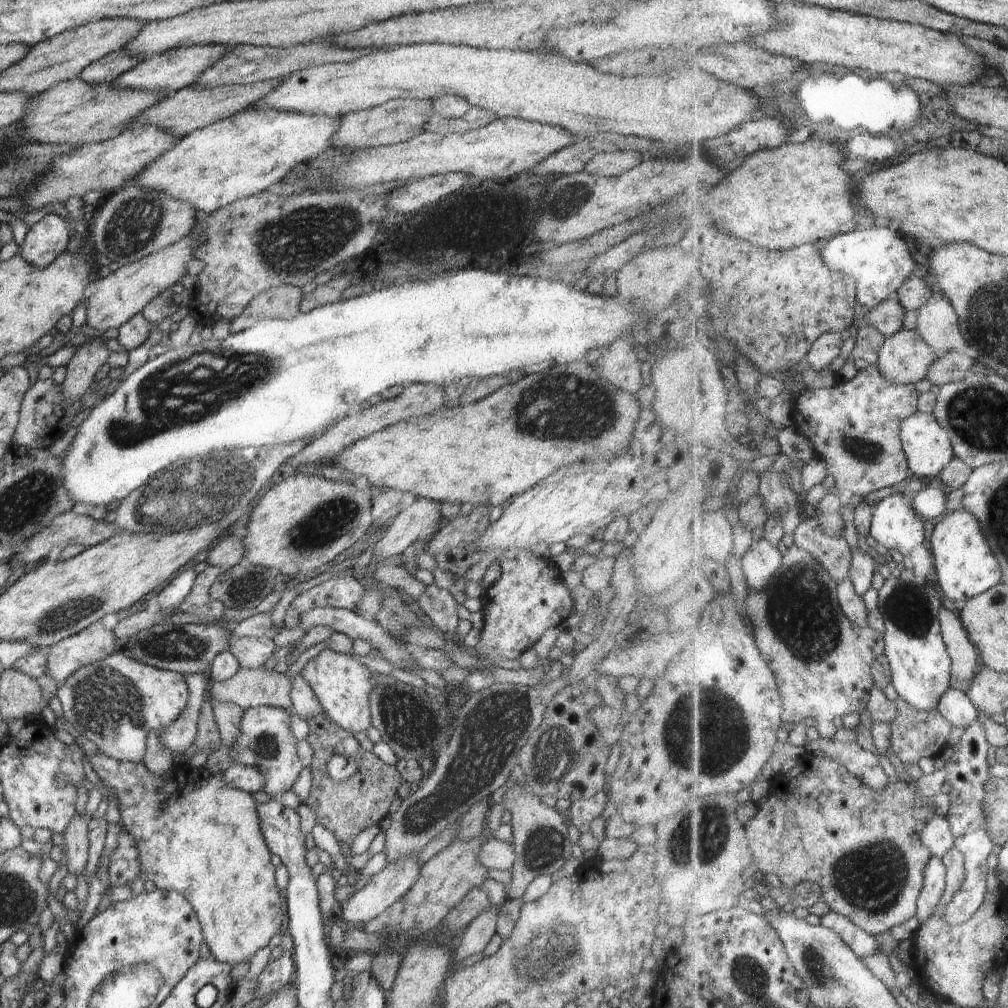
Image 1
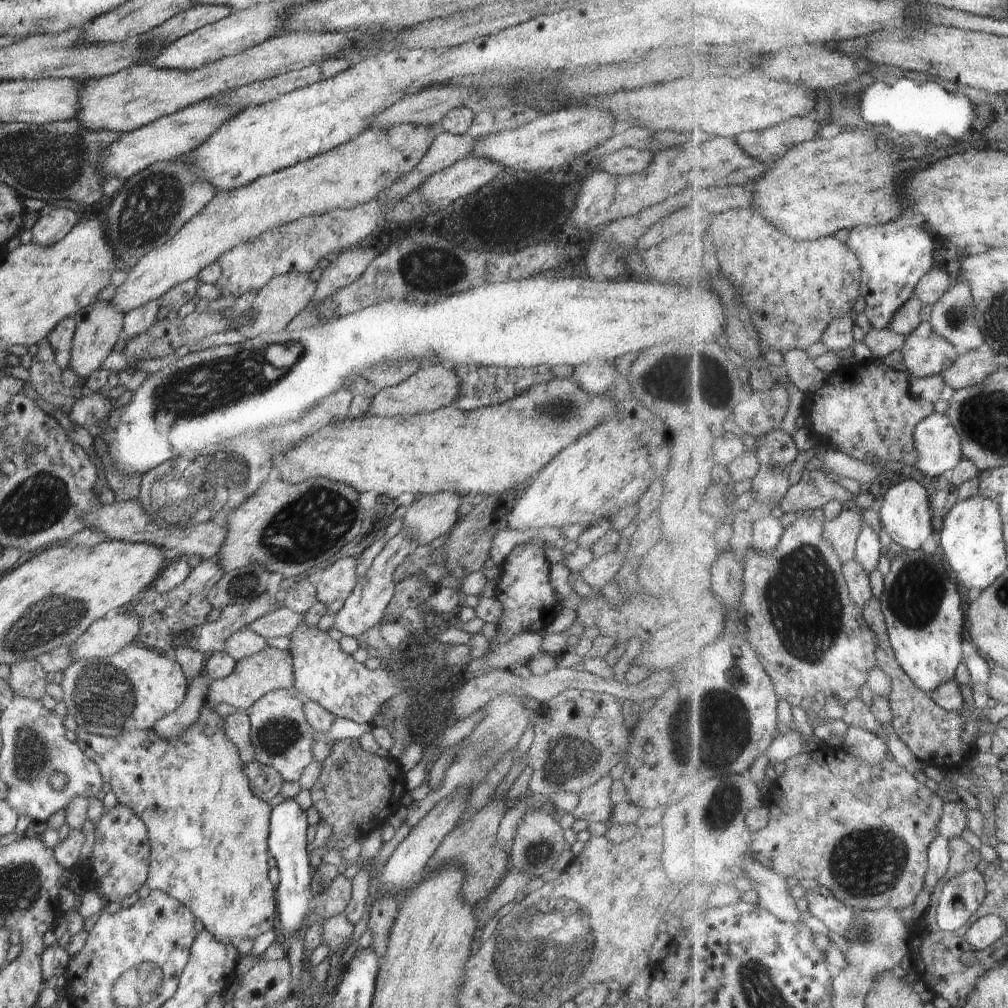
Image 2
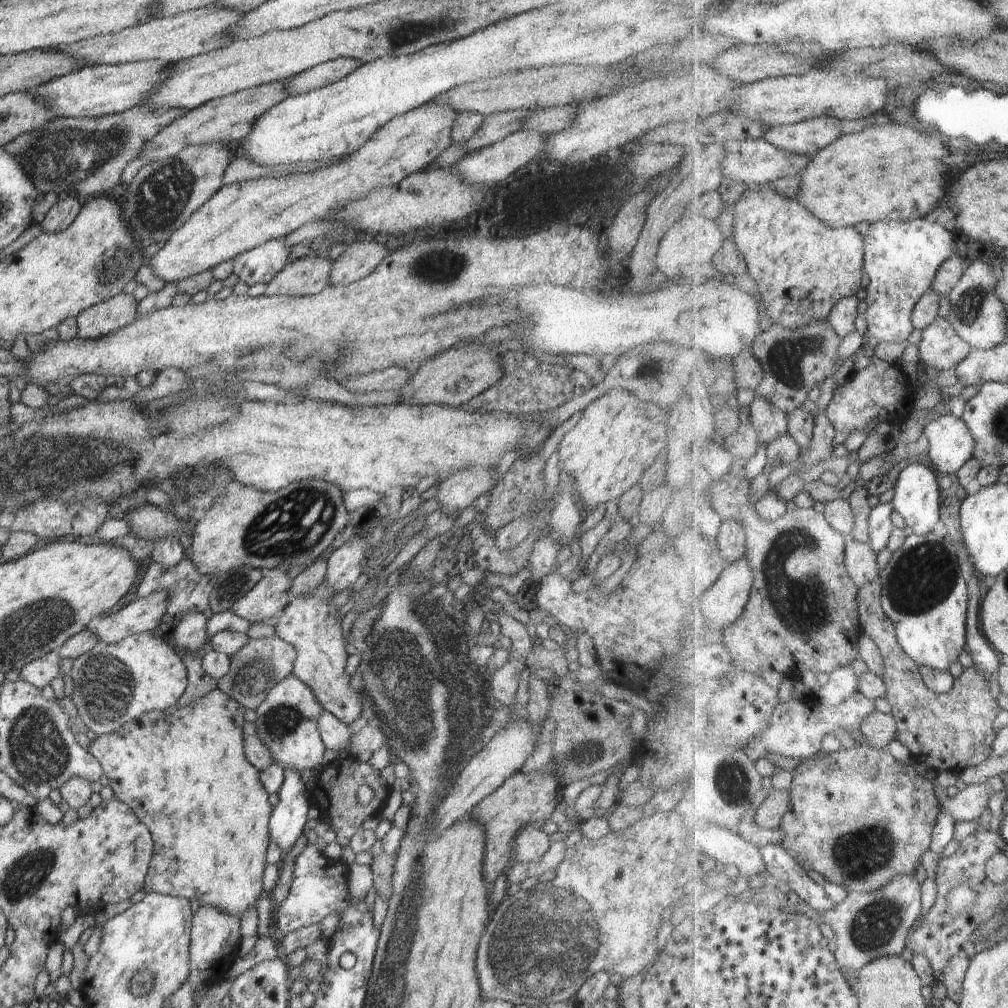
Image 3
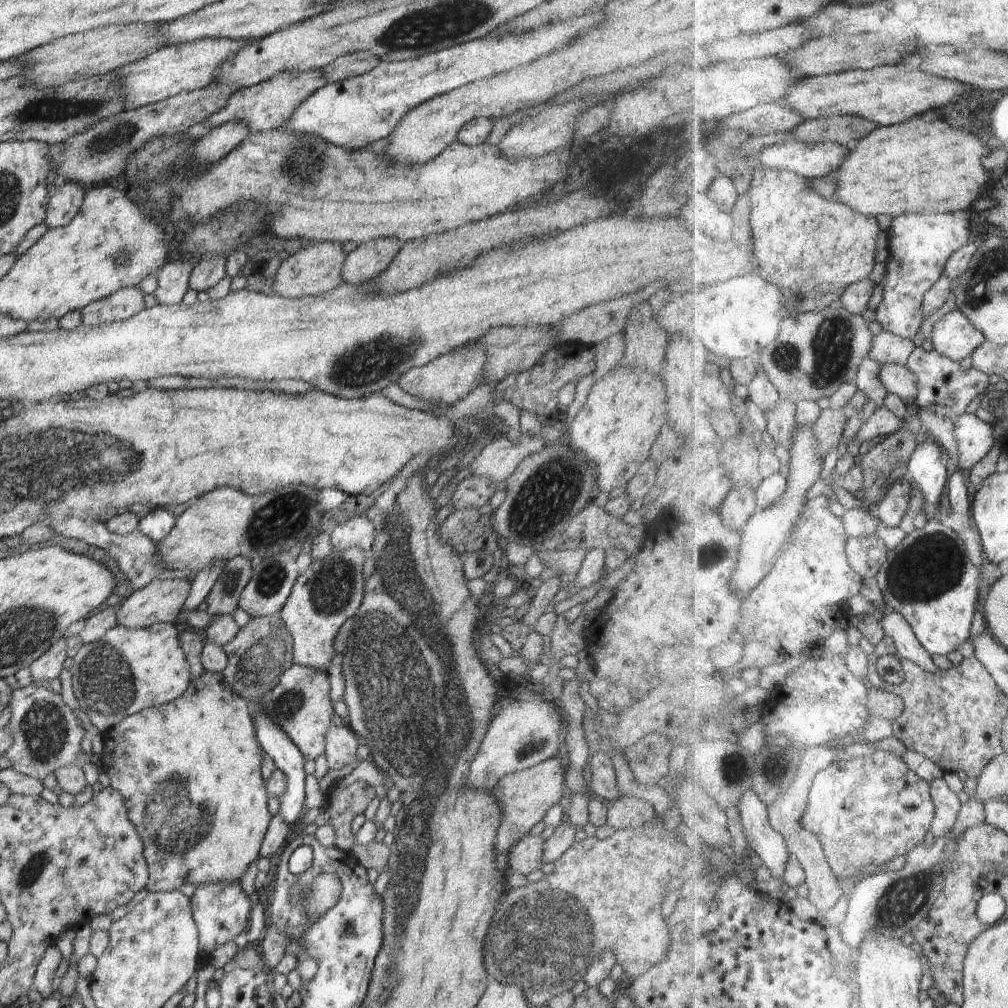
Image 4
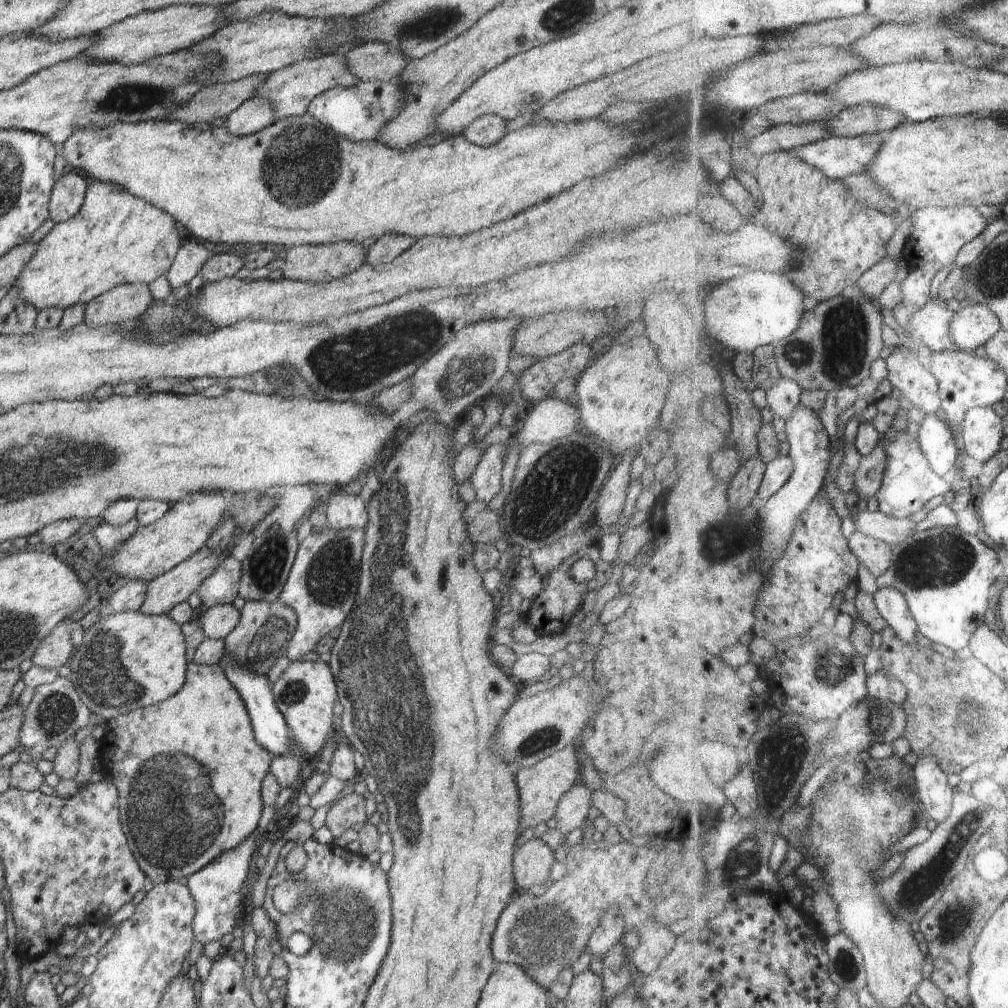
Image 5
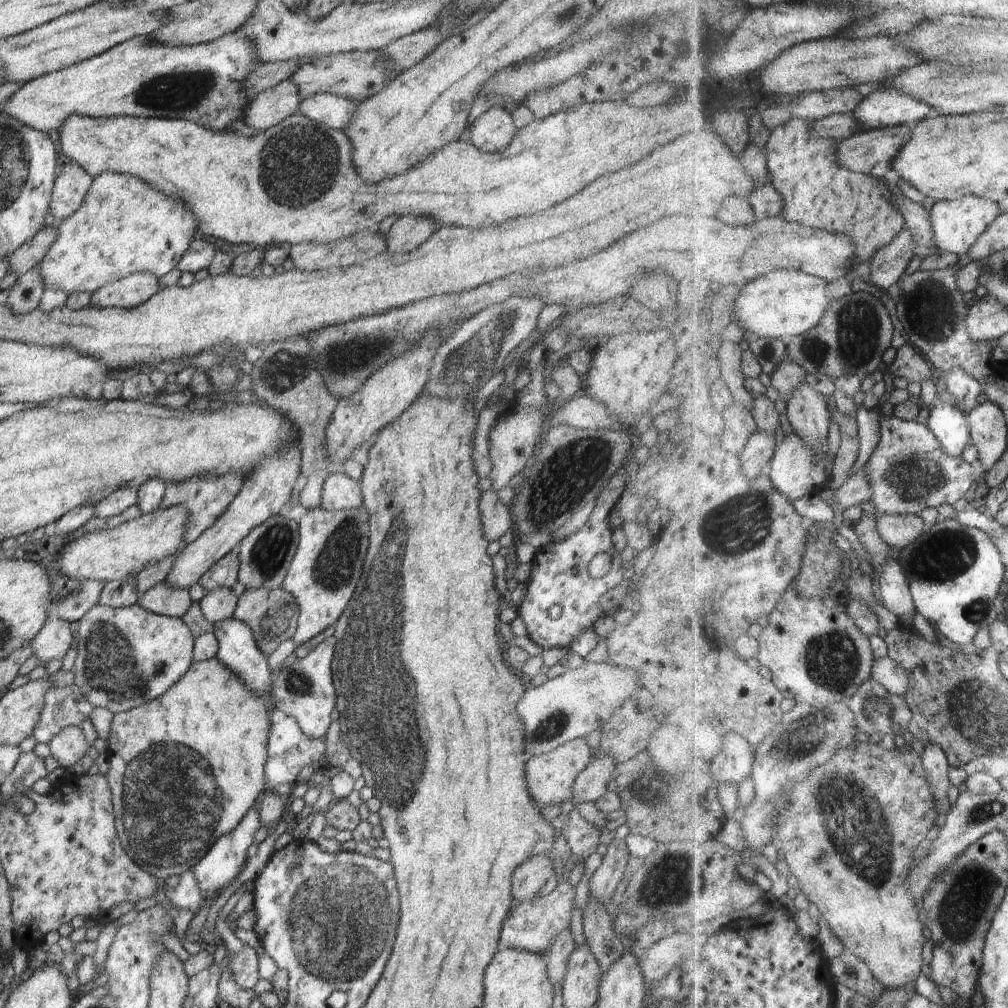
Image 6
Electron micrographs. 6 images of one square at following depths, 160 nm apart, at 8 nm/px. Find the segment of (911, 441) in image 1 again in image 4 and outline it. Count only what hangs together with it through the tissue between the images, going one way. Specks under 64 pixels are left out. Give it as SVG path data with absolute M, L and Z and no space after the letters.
M964 413L961 417L955 416L954 419L958 418L958 424L956 427L957 437L959 438L959 445L961 450L961 462L958 464L961 468L968 468L973 469L979 462L982 462L990 452L992 452L992 449L998 444L998 434L999 432L996 431L996 428L994 425L989 424L986 422L986 420L982 420L978 414L975 413Z

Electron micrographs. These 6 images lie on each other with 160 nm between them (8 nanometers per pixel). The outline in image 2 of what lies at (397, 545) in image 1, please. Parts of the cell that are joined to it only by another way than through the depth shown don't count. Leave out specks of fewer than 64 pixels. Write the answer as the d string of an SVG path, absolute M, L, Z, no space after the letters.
M448 491L417 496L410 509L405 509L403 528L415 536L418 545L430 544L460 520L458 508L465 499Z

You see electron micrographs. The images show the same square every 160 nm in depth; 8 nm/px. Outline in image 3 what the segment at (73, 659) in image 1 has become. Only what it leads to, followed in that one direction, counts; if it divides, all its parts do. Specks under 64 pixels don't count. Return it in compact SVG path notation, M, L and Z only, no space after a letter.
M157 590L145 597L137 597L120 610L98 618L94 632L99 641L114 644L130 635L145 633L157 628L169 605L169 592Z

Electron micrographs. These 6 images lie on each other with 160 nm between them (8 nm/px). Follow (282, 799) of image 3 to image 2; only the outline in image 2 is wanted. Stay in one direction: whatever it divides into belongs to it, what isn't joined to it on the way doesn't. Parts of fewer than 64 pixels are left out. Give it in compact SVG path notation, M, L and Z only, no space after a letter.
M293 798L284 799L281 804L271 807L267 843L269 854L276 860L276 868L279 870L279 884L276 888L275 899L278 902L277 928L282 938L303 927L315 904L311 893L310 855L306 852L306 829L308 827L305 810Z

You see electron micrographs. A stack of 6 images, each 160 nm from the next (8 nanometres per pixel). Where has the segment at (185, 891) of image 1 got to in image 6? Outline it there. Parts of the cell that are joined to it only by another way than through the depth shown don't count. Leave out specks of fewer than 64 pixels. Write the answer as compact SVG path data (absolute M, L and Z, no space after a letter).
M216 657L211 658L210 660L205 660L202 662L193 661L190 665L190 668L184 673L184 676L181 676L176 683L174 683L163 695L157 696L156 699L151 700L150 702L145 702L140 706L128 709L126 712L119 712L113 714L113 721L111 722L110 732L109 732L109 746L107 748L108 760L110 763L110 767L108 772L105 774L107 778L111 795L112 795L112 802L113 802L113 815L115 816L115 827L117 830L117 835L119 841L121 842L122 848L127 852L128 858L132 860L132 862L137 863L140 865L140 868L143 868L149 875L156 877L159 880L159 887L157 893L154 895L158 902L162 902L163 898L165 897L164 893L162 892L162 887L165 885L164 880L166 878L170 878L170 876L181 875L184 871L188 869L192 869L193 866L208 852L208 849L220 838L222 835L226 835L227 832L230 832L233 828L236 828L236 825L240 822L240 819L244 818L246 812L254 806L254 804L258 803L258 799L260 798L260 794L267 789L267 780L265 777L264 772L264 765L268 760L267 757L267 744L268 744L268 737L269 737L269 728L271 727L272 720L274 718L273 715L278 716L278 708L276 706L275 698L273 696L273 686L272 684L272 693L269 694L267 698L266 695L263 697L259 697L255 695L251 688L237 675L234 674L232 671L229 671L229 668L222 664Z

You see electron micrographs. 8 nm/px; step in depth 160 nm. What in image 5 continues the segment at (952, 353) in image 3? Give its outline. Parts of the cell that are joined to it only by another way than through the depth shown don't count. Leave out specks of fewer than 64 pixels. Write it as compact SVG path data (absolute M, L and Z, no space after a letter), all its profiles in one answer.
M974 303L961 308L952 323L953 339L962 350L981 353L1003 328L1001 318L990 305Z

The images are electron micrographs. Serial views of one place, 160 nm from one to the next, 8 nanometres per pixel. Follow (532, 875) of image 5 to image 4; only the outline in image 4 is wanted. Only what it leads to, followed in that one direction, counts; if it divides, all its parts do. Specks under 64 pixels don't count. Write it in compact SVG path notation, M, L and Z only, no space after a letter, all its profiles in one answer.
M528 834L522 837L508 852L510 868L524 875L540 869L544 863L542 860L544 843L541 835Z

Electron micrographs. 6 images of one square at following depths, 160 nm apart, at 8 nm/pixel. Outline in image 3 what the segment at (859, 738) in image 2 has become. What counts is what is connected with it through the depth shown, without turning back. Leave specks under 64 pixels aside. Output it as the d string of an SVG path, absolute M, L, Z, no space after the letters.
M876 709L869 714L863 724L860 726L867 741L863 744L874 745L880 749L888 748L892 740L896 740L899 732L898 722L893 713L882 712Z

